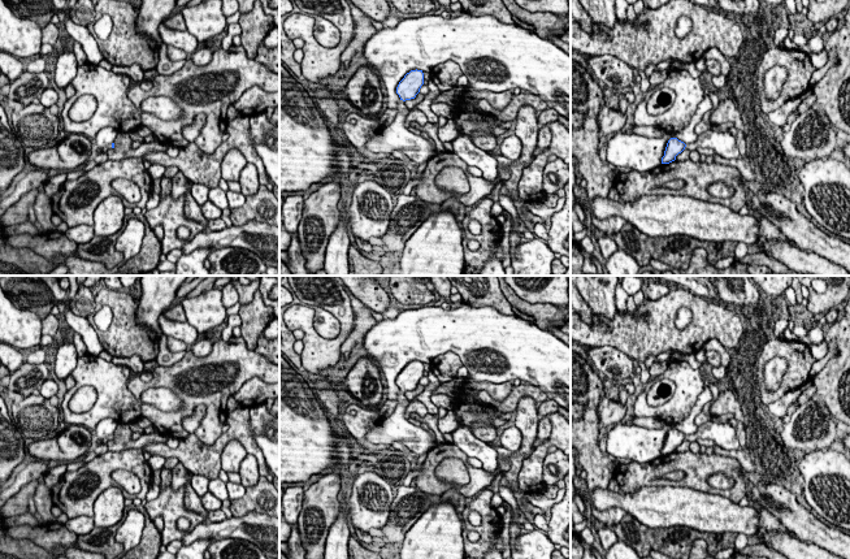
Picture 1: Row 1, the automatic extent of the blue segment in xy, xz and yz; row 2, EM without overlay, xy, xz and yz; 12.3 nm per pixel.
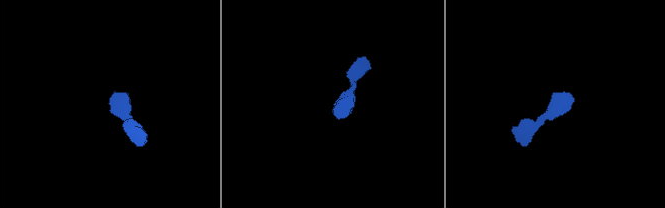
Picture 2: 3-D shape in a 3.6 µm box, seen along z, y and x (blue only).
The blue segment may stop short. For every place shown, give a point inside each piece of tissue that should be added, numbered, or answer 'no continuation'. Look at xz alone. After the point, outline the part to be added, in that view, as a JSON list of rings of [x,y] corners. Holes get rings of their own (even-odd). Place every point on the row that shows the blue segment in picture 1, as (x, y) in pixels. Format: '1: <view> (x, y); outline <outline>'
1: xz (395, 137); outline [[[403,100],[398,103],[398,114],[391,125],[374,135],[365,144],[365,148],[374,153],[393,153],[394,151],[404,152],[412,164],[428,162],[438,152],[430,140],[422,135],[412,134],[406,126],[406,117],[409,109]]]

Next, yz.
1: yz (724, 144); outline [[[707,130],[698,135],[698,139],[686,144],[686,150],[695,151],[698,147],[712,148],[724,159],[738,159],[741,156],[736,138],[730,133]]]

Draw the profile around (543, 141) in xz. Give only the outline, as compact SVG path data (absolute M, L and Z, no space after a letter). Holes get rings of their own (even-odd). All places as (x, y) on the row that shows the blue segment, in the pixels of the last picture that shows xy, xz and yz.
M548 124L539 127L538 131L538 140L537 140L537 148L541 151L545 151L551 143L551 130Z

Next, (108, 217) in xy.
M108 196L94 212L94 233L96 237L116 234L123 224L125 207L121 196Z

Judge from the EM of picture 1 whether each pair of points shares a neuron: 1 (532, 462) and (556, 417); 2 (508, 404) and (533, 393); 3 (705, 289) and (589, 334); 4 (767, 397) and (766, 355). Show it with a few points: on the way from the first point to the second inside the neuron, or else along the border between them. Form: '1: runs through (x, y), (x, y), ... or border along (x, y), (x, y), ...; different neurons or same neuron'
1: runs through (541, 451), (556, 434), (556, 428); same neuron
2: runs through (515, 398), (520, 393), (527, 393); same neuron
3: border along (686, 289), (716, 302); different neurons
4: runs through (762, 386), (760, 365); same neuron

